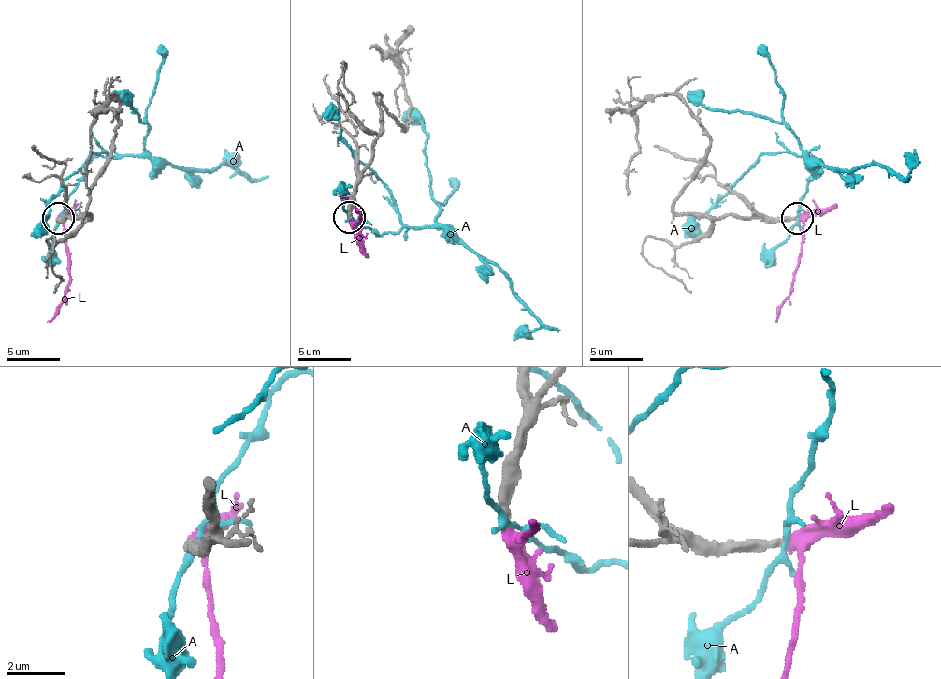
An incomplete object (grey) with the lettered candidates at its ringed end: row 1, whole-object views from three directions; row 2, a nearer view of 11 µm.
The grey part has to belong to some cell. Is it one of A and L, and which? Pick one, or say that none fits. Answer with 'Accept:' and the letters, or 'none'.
Accept: L

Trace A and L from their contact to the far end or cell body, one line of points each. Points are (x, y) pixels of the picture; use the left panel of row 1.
A: (57, 220), (65, 198), (83, 169), (96, 156), (155, 156), (197, 169), (229, 165), (248, 178), (224, 149)
L: (57, 217), (62, 223), (65, 236), (70, 289), (46, 321)

